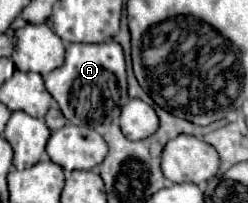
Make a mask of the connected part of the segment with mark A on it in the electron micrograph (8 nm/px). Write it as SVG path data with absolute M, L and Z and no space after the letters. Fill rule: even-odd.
M115 40L101 44L69 44L65 64L55 68L45 78L45 86L71 124L91 128L111 124L115 118L119 118L121 108L129 102L123 48Z

